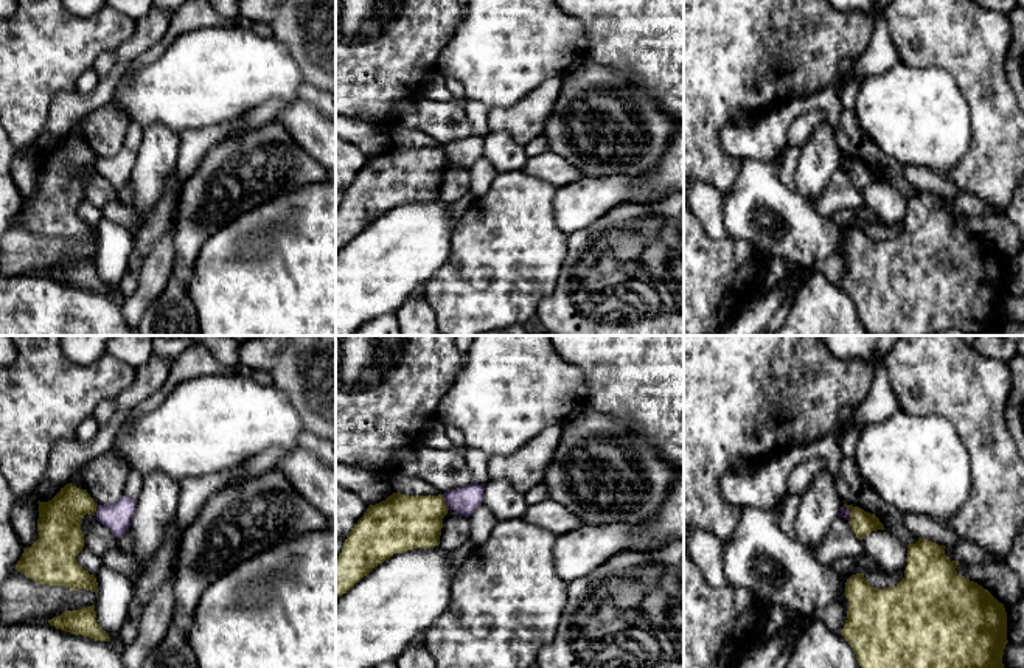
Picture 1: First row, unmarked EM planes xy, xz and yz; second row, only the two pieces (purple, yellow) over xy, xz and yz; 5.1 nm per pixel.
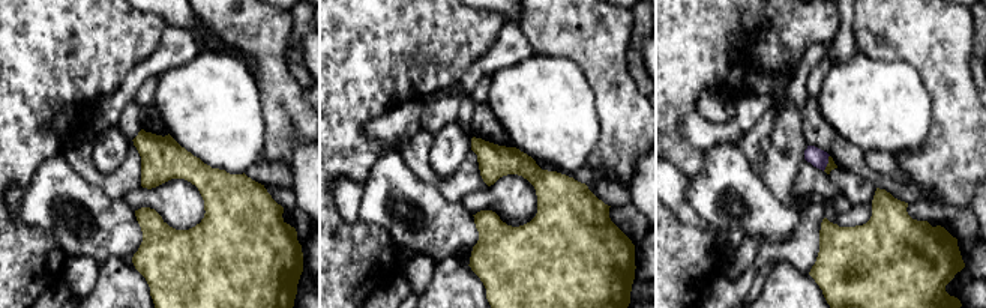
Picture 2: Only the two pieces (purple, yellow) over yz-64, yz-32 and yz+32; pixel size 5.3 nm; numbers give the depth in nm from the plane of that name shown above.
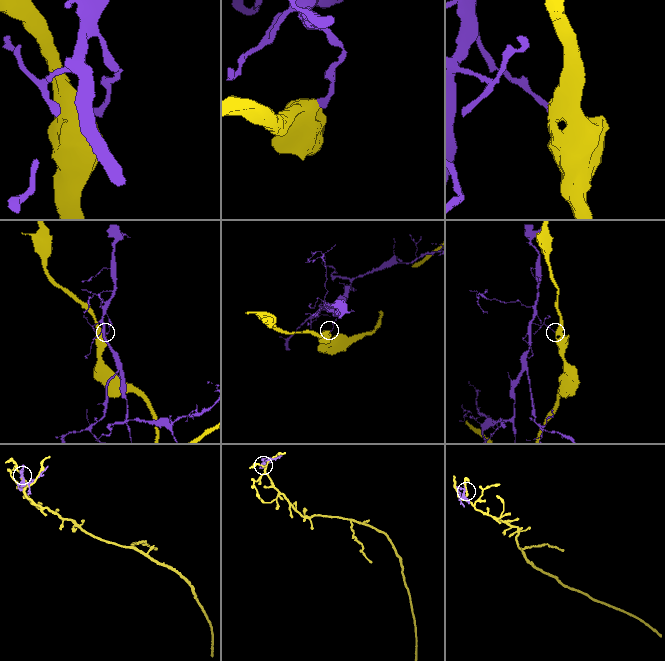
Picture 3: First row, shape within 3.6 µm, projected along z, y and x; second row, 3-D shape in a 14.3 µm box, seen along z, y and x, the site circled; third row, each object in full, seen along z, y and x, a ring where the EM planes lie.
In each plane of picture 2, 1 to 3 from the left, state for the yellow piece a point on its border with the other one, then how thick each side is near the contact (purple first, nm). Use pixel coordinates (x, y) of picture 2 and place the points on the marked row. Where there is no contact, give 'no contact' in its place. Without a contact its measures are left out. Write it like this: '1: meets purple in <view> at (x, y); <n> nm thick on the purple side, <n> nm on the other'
1: no contact
2: no contact
3: meets purple in yz+32 at (827, 163); 100 nm thick on the purple side, 50 nm on the other

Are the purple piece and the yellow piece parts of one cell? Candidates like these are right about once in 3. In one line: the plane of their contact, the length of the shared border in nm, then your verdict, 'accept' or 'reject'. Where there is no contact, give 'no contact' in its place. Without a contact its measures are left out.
xz | 90 nm | reject

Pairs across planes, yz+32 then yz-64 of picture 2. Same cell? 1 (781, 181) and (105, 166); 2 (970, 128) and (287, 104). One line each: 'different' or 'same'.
1: same
2: same

